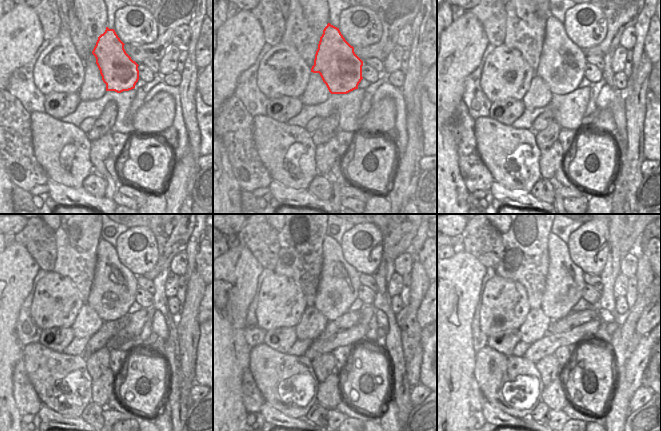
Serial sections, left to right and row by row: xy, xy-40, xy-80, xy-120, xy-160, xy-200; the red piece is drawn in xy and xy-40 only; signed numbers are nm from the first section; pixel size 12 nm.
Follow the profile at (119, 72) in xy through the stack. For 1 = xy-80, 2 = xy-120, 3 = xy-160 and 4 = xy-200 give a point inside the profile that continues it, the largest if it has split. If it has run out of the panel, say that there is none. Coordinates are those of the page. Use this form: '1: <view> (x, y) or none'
1: xy-80 (562, 64)
2: xy-120 (113, 290)
3: xy-160 (339, 283)
4: xy-200 (564, 282)

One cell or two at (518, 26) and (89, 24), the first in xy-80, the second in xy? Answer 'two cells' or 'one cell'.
two cells

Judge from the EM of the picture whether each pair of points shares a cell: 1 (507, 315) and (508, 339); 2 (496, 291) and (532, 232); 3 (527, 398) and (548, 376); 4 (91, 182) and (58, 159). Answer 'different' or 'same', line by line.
1: different
2: different
3: different
4: different

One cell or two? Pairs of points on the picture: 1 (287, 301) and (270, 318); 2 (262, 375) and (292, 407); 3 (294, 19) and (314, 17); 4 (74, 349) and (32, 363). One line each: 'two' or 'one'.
1: one
2: one
3: two
4: two

